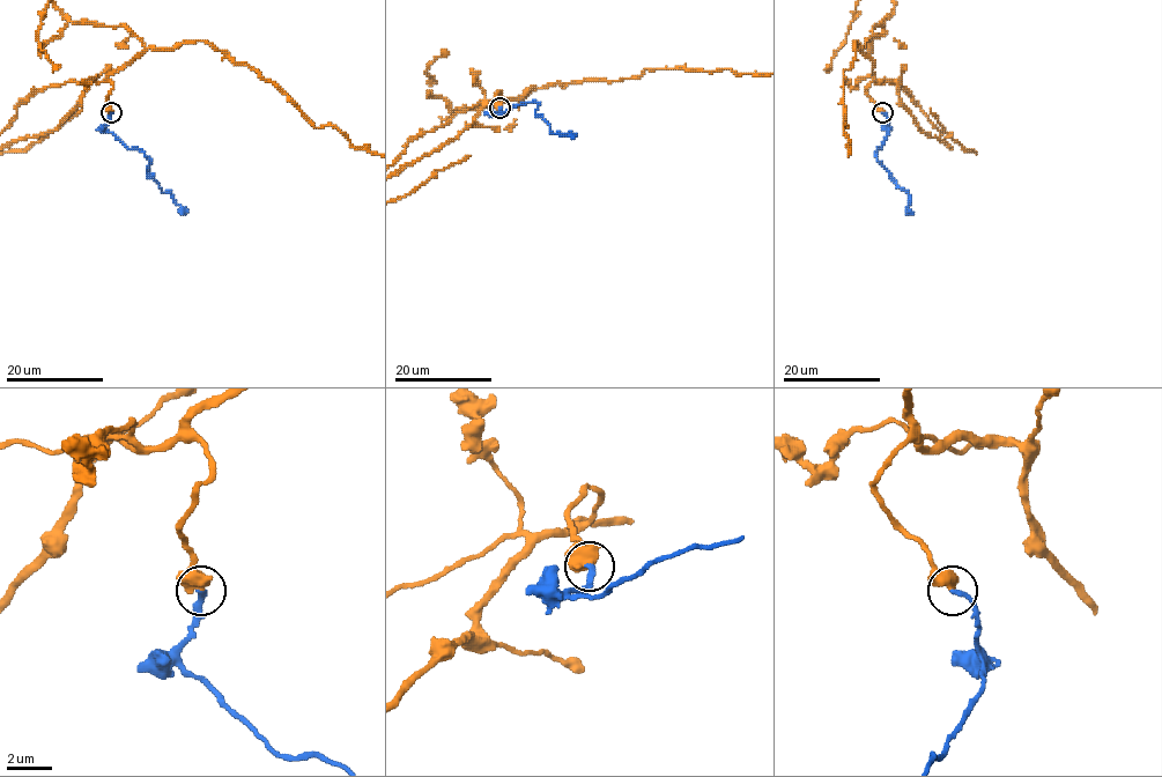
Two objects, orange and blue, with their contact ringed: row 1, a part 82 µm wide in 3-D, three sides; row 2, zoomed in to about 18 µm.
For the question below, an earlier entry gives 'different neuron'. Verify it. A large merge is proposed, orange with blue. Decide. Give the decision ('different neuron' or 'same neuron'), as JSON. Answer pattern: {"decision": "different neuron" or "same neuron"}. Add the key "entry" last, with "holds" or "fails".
{"decision": "same neuron", "entry": "fails"}

